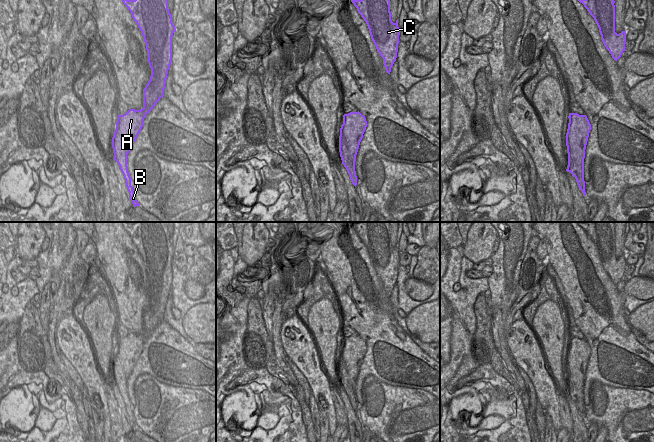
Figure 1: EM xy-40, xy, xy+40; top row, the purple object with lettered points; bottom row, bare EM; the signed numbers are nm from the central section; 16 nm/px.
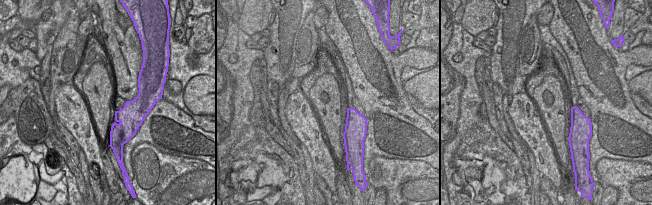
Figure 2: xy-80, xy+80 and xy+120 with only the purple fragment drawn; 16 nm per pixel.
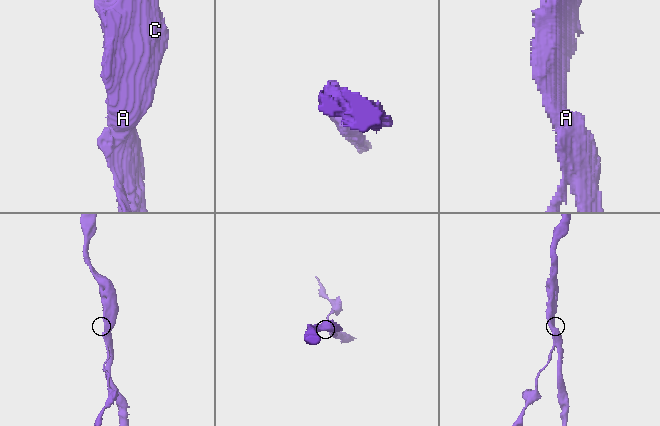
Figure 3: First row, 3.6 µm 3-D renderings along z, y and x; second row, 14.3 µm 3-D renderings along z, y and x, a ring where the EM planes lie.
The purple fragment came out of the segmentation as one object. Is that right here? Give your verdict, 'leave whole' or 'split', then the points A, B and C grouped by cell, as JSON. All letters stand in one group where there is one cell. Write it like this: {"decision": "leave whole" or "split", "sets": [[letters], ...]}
{"decision": "split", "sets": [["A", "C"], ["B"]]}

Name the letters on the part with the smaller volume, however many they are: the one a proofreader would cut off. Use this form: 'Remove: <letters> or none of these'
Remove: B

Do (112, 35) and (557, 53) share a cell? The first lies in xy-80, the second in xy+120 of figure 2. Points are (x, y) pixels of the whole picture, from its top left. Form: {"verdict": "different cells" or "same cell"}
{"verdict": "different cells"}

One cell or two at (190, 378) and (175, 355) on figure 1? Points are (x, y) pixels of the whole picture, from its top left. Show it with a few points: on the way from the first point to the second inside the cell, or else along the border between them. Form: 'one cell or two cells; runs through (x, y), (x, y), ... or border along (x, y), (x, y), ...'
one cell; runs through (187, 372), (176, 361)

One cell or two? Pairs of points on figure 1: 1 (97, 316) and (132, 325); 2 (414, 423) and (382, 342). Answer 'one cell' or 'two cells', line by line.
1: two cells
2: two cells

